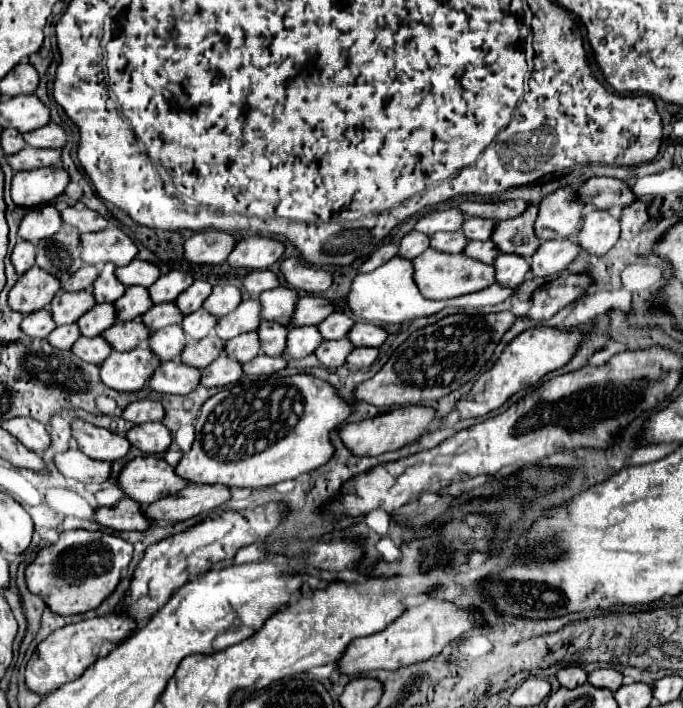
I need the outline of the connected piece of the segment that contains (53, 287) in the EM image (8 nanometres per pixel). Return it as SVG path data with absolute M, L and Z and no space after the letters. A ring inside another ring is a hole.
M32 267L10 289L8 305L24 315L38 309L46 309L50 305L50 299L58 293L58 289L60 281L54 275L42 271L40 267Z

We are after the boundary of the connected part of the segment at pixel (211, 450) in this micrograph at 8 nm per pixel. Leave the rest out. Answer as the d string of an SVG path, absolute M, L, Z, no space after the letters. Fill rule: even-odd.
M312 375L244 379L202 405L196 439L174 473L188 483L220 483L230 489L260 489L296 479L330 459L334 447L328 443L328 433L344 423L350 413L352 409L338 397L336 389ZM228 435L234 435L234 445L224 445Z

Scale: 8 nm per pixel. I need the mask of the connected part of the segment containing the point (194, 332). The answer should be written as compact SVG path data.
M198 309L184 317L182 329L190 341L198 341L198 339L204 339L208 333L212 333L212 329L216 327L216 321L218 319L212 317L208 311Z

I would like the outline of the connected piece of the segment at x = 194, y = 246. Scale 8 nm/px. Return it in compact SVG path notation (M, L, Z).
M208 229L202 233L194 233L184 243L184 257L190 263L208 263L208 265L222 265L228 253L234 249L236 239L224 231Z

